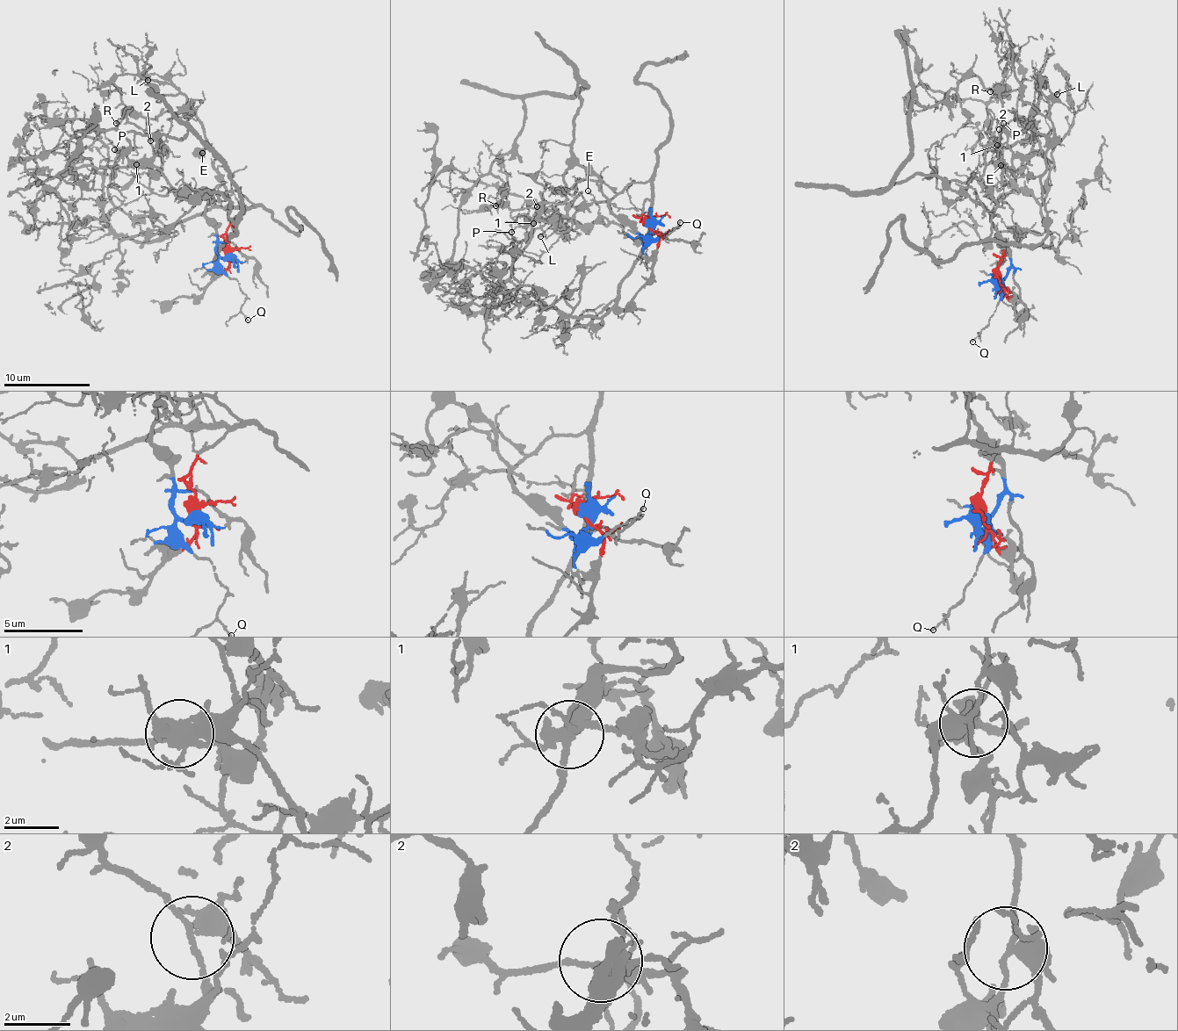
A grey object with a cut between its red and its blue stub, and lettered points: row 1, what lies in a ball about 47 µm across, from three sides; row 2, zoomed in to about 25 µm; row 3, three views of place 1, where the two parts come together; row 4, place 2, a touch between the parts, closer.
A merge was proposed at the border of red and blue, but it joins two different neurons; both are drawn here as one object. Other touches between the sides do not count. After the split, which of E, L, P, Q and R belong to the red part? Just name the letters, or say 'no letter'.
E, L, P

